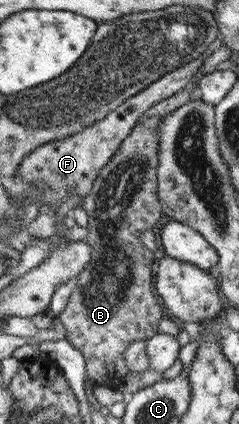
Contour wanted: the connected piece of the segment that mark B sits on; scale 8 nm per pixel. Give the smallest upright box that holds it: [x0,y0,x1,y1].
[55,115,165,388]

